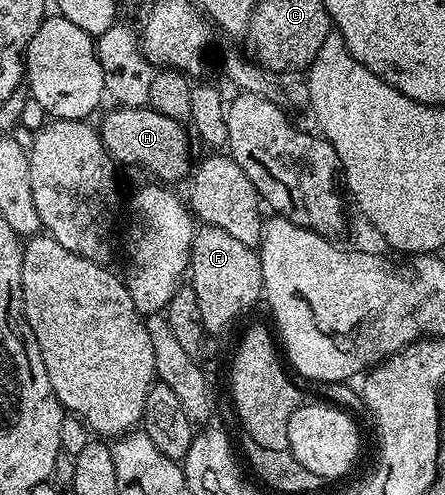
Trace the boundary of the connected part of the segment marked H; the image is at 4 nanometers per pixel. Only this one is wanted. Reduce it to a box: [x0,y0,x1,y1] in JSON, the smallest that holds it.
[98,107,192,183]

